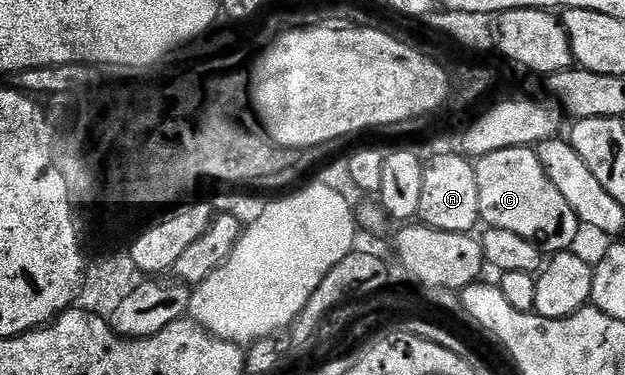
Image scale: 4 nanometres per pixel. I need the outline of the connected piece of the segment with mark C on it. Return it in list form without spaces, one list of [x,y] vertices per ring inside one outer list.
[[[529,146],[504,148],[477,159],[476,188],[480,188],[480,219],[489,229],[504,228],[516,232],[543,252],[566,252],[576,240],[580,225],[572,204],[548,180],[537,149]]]

